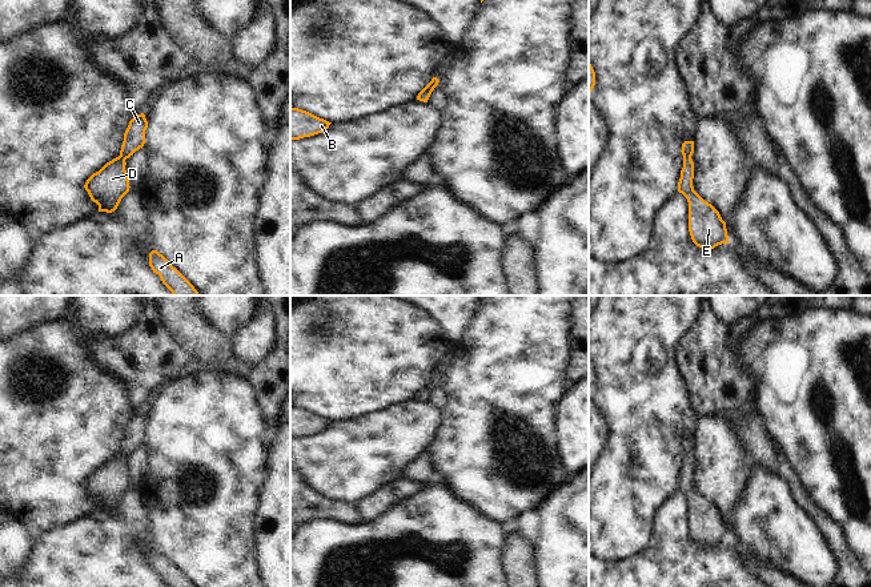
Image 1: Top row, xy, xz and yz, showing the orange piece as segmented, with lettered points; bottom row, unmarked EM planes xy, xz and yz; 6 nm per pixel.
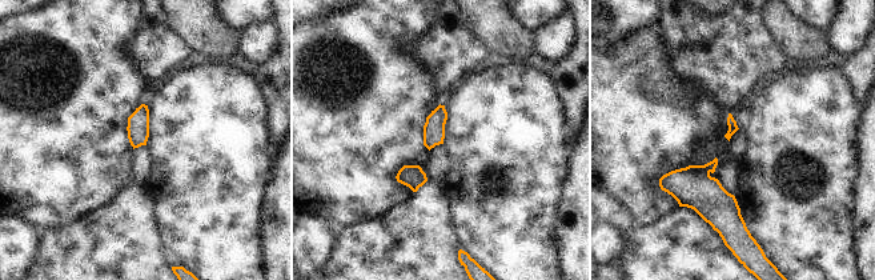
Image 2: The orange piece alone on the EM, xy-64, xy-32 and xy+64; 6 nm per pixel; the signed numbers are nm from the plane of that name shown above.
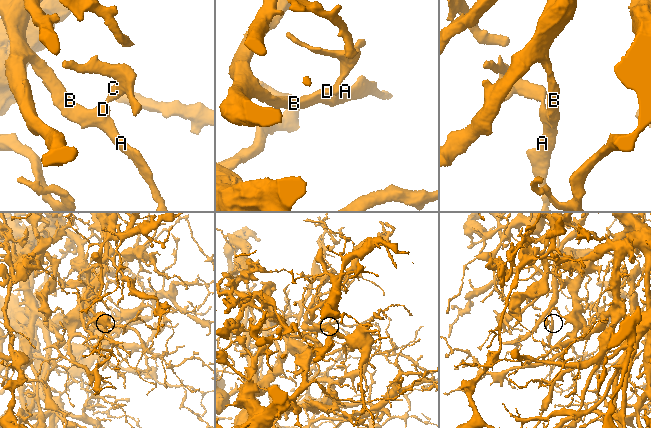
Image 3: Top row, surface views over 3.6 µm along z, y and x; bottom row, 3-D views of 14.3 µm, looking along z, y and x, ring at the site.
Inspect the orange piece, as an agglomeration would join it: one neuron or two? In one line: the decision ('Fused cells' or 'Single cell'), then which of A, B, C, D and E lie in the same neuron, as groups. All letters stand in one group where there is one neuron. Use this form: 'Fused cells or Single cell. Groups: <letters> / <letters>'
Single cell. Groups: A B C D E.

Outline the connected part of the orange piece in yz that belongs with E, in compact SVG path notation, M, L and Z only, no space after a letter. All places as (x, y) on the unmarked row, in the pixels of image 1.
M685 439L681 450L683 453L683 466L681 469L678 490L689 500L689 530L693 540L703 547L714 547L718 543L728 542L726 520L719 510L694 489L694 461L691 458L694 439Z

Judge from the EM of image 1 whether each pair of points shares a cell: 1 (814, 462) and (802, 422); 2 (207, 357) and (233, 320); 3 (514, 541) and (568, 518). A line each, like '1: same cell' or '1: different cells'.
1: same cell
2: different cells
3: different cells

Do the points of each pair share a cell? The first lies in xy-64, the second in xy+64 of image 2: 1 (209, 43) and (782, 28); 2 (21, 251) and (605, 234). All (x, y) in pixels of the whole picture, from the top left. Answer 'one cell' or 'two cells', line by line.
1: one cell
2: one cell

